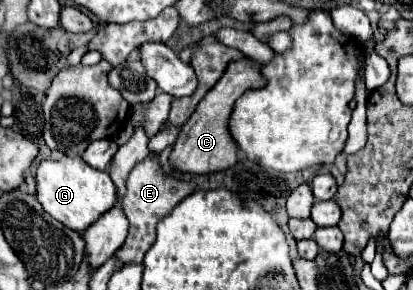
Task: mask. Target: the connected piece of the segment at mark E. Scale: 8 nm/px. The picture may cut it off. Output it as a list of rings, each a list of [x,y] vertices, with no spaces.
[[[150,153],[140,164],[134,166],[130,172],[130,178],[126,182],[126,196],[124,196],[124,214],[130,222],[128,238],[122,244],[122,248],[116,252],[116,256],[124,262],[142,262],[146,250],[156,242],[156,224],[168,216],[174,206],[178,206],[186,196],[190,196],[196,188],[196,184],[178,182],[172,178],[166,178],[158,164],[158,154]]]

